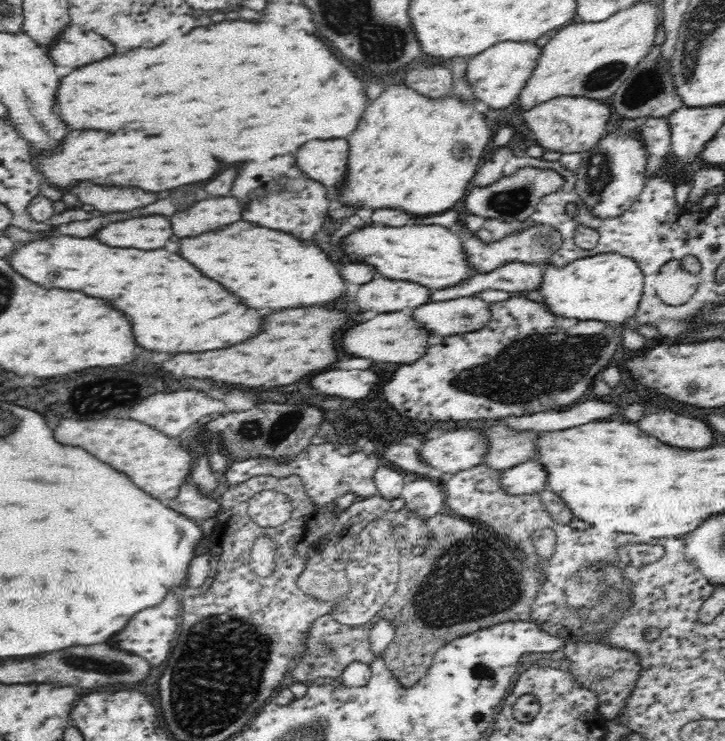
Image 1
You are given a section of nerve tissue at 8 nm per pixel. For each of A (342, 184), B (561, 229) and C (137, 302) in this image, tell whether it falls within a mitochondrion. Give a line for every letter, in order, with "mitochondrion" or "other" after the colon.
A: other
B: other
C: other

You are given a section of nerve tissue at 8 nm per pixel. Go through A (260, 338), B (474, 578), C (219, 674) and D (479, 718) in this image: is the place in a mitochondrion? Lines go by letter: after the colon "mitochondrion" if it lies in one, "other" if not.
A: other
B: mitochondrion
C: mitochondrion
D: other

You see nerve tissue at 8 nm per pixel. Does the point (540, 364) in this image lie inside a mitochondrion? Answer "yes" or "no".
yes

